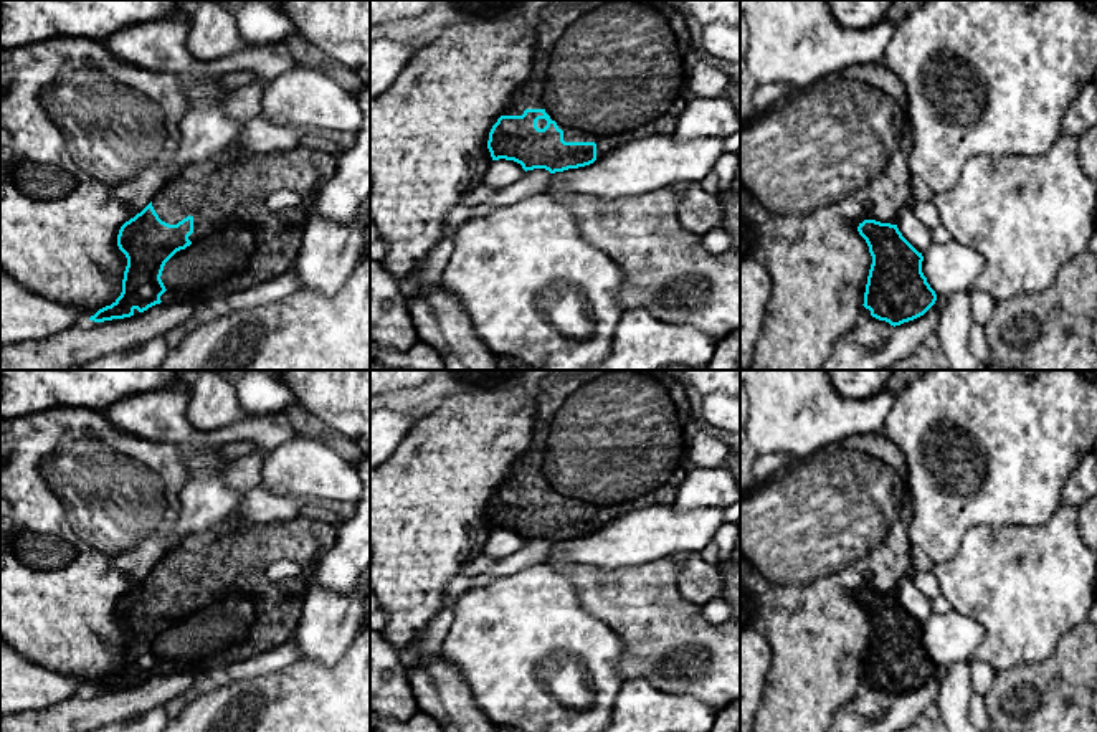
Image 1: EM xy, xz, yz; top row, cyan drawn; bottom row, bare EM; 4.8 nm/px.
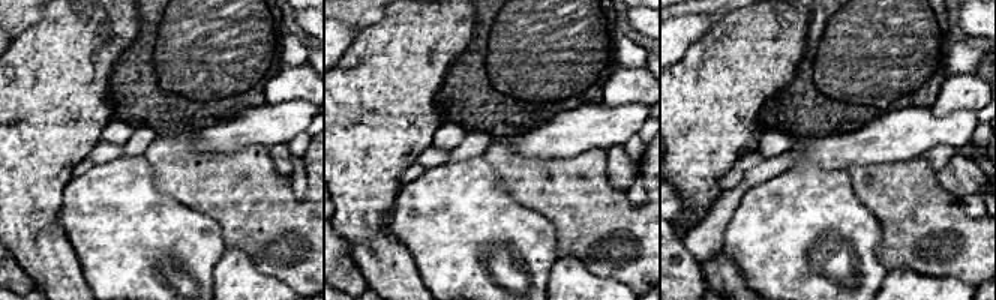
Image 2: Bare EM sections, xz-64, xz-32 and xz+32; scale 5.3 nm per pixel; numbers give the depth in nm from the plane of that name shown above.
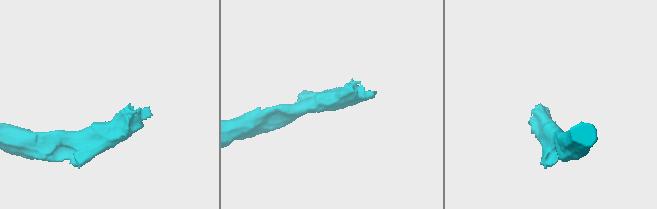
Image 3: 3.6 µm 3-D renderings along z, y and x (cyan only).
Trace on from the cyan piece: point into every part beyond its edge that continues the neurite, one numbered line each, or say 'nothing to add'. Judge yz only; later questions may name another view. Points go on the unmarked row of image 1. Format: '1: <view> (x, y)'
nothing to add

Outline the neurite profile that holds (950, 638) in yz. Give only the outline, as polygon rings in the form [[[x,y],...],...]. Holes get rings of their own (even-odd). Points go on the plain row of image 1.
[[[955,610],[932,613],[922,623],[922,643],[937,666],[950,668],[955,663],[970,663],[985,638],[985,628],[973,618]]]

